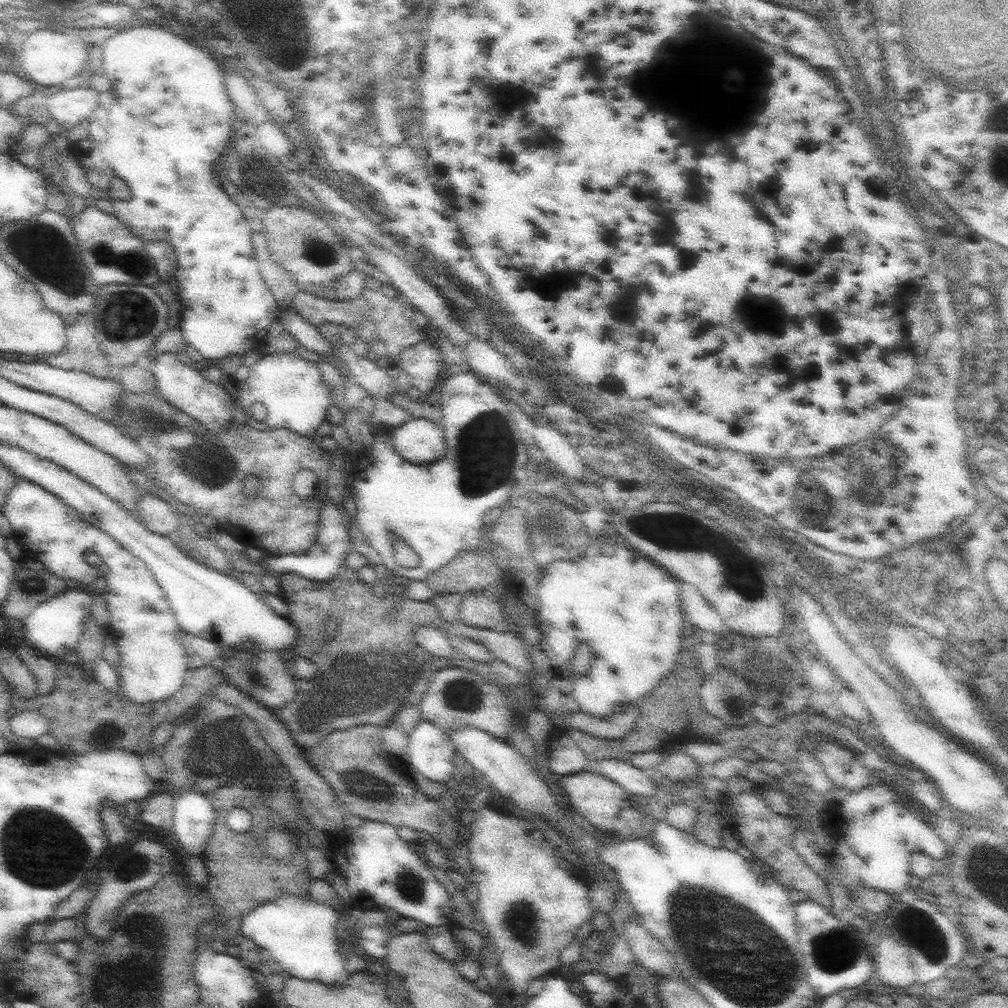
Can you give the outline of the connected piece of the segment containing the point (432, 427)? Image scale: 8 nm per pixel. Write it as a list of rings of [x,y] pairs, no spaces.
[[[411,418],[391,432],[395,454],[407,464],[431,464],[447,452],[443,426],[425,418]]]

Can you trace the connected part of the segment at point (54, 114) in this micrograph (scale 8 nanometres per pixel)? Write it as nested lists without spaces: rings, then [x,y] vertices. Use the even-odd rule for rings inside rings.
[[[93,88],[59,90],[47,98],[51,120],[55,120],[67,134],[73,126],[85,122],[99,106],[99,94]]]

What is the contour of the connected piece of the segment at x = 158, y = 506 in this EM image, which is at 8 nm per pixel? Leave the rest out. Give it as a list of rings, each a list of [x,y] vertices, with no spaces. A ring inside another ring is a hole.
[[[145,494],[139,500],[139,516],[141,522],[147,524],[147,528],[159,536],[173,536],[181,528],[179,514],[175,512],[175,508],[153,494]]]

